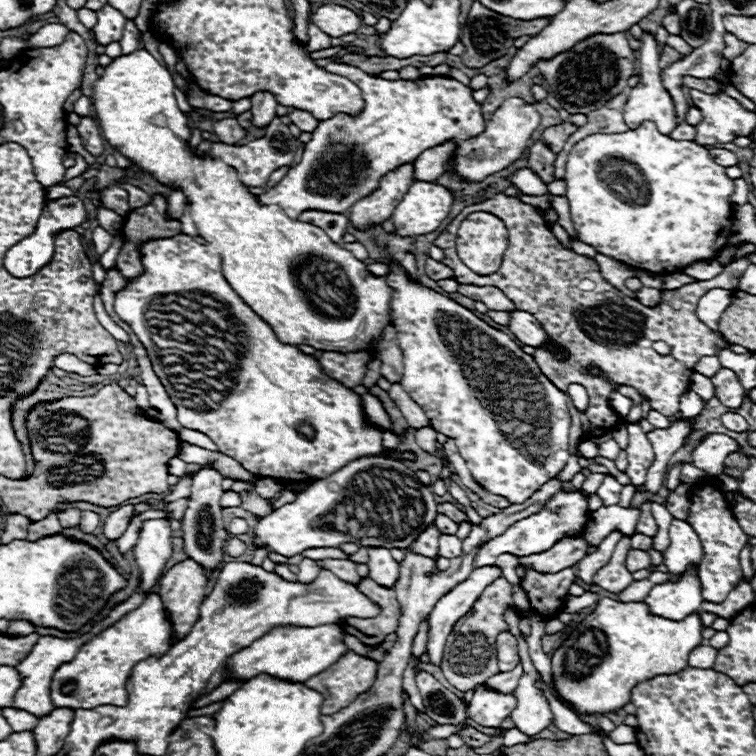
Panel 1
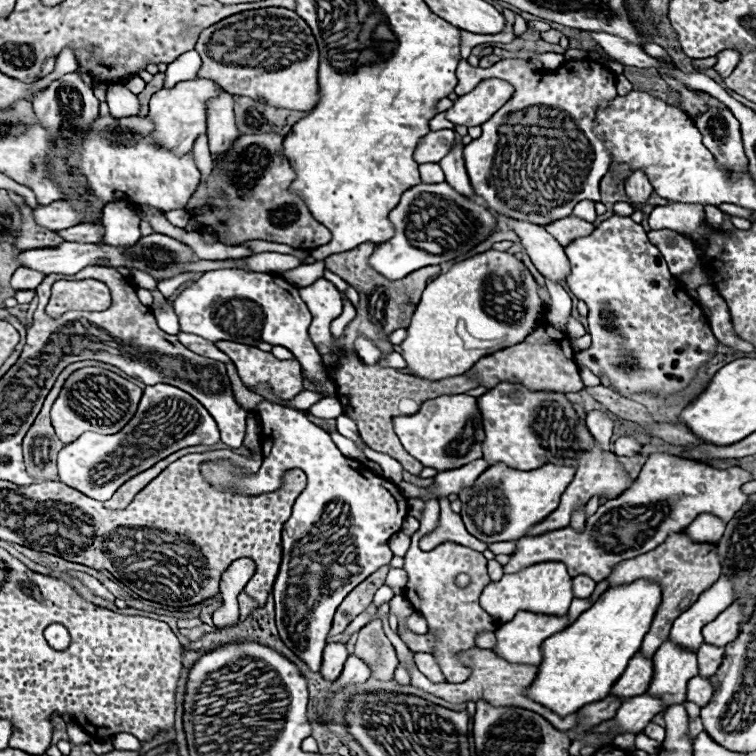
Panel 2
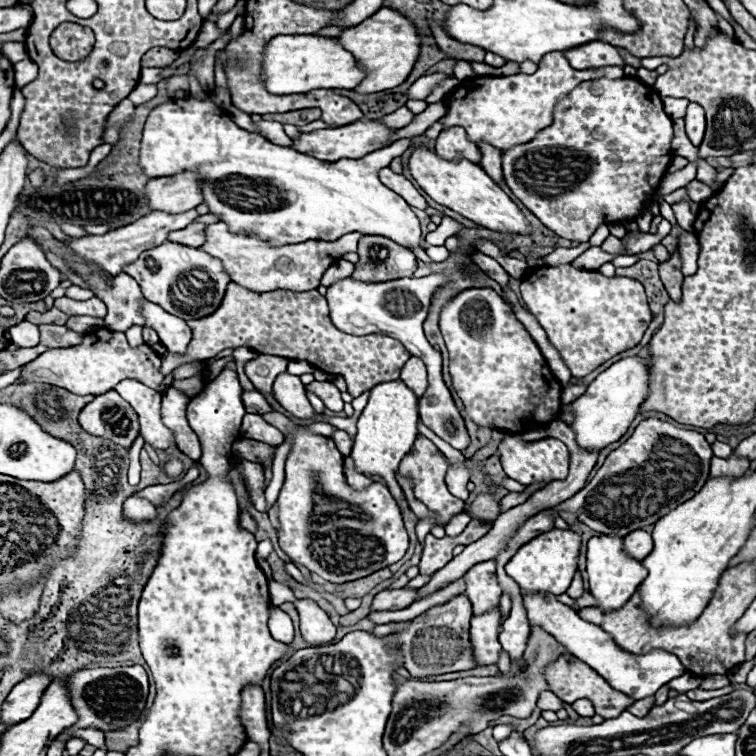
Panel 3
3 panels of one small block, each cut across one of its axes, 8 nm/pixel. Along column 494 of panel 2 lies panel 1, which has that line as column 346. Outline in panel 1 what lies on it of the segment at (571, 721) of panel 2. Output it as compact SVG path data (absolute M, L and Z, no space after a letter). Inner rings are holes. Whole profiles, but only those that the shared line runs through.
M348 652L324 672L308 678L304 684L324 694L322 714L334 714L370 690L376 678L378 662L356 652Z

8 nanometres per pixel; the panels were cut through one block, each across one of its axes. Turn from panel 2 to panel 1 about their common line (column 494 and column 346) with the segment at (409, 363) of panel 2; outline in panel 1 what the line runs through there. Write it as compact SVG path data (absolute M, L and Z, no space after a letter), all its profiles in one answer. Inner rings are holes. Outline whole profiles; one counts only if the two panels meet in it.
M140 48L134 50L132 54L114 58L104 68L104 74L94 82L94 92L90 98L92 98L92 106L102 136L114 150L120 150L122 156L126 156L140 170L152 174L160 184L184 190L198 236L202 236L214 248L220 248L224 278L240 294L240 298L248 306L252 306L252 310L256 310L256 314L260 314L260 318L264 318L272 326L272 330L276 330L276 336L282 342L308 344L318 350L338 350L338 352L374 346L374 342L384 328L391 323L390 298L394 290L392 286L388 286L386 276L370 274L366 270L366 264L354 258L348 250L334 244L318 226L300 220L290 220L284 214L284 210L280 210L278 206L260 204L256 196L248 190L248 186L238 178L236 170L226 166L222 160L212 158L210 152L204 154L192 152L188 144L192 136L188 126L188 116L176 104L172 76L166 70L166 66L160 64L148 50ZM314 256L332 262L332 272L336 272L332 298L330 298L328 274L312 274L308 276L308 282L298 284L296 276L290 272L292 266L296 266L296 262L304 262L304 258L314 258Z

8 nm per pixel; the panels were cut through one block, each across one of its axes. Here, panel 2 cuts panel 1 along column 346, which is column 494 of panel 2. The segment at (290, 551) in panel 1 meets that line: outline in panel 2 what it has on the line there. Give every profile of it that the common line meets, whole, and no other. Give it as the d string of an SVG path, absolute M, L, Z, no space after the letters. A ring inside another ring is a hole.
M494 464L486 472L482 472L472 486L460 490L458 498L462 502L462 522L474 538L486 544L518 540L522 538L522 534L528 532L528 528L542 522L558 508L560 496L564 494L572 478L574 466L544 464L536 470L520 472L508 468L506 464Z

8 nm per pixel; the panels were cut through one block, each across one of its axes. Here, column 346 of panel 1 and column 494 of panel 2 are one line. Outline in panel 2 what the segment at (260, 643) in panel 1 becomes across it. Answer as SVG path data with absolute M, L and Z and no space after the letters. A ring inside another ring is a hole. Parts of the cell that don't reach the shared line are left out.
M522 610L514 616L514 620L504 622L496 630L494 652L514 664L538 666L542 662L542 642L564 630L568 624L568 614L548 616Z

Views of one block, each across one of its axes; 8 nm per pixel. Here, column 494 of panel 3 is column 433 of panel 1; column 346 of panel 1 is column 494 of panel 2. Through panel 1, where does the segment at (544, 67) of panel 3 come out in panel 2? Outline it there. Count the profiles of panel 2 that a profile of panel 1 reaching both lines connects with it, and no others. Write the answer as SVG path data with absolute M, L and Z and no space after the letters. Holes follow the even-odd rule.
M506 58L490 68L474 68L466 60L460 60L456 76L456 94L470 92L486 78L502 78L514 86L510 102L482 124L482 136L464 146L464 160L472 188L496 214L546 226L546 222L568 216L582 200L600 202L600 180L608 172L610 154L604 142L594 134L594 114L600 100L612 100L617 96L616 76L606 64L586 58L566 60L556 70L536 70L524 58Z

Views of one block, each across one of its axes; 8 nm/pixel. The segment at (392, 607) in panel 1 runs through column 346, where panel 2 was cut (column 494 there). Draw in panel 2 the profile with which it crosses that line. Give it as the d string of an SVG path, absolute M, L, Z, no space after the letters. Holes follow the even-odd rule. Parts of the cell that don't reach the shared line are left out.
M438 500L426 502L426 508L422 512L422 522L420 530L412 536L412 544L404 556L404 570L408 572L408 584L406 584L406 598L412 602L416 612L420 612L426 622L430 632L438 630L438 640L436 646L460 646L460 652L472 650L476 646L476 636L480 632L494 632L498 630L500 622L496 618L490 618L480 604L478 598L482 590L490 584L488 572L486 572L486 558L466 546L460 546L456 542L442 542L430 552L422 552L418 542L430 534L430 530L436 530L440 524L440 506ZM458 574L470 574L472 582L468 588L458 588L454 584Z

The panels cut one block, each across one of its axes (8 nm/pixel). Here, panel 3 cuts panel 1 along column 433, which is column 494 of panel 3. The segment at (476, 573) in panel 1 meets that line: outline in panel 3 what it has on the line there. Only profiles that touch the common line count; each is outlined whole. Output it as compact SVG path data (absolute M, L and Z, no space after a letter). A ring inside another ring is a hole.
M498 608L472 618L470 642L472 642L472 656L476 666L496 664L500 654L500 642L498 642L500 626L502 626L502 620L500 620Z

